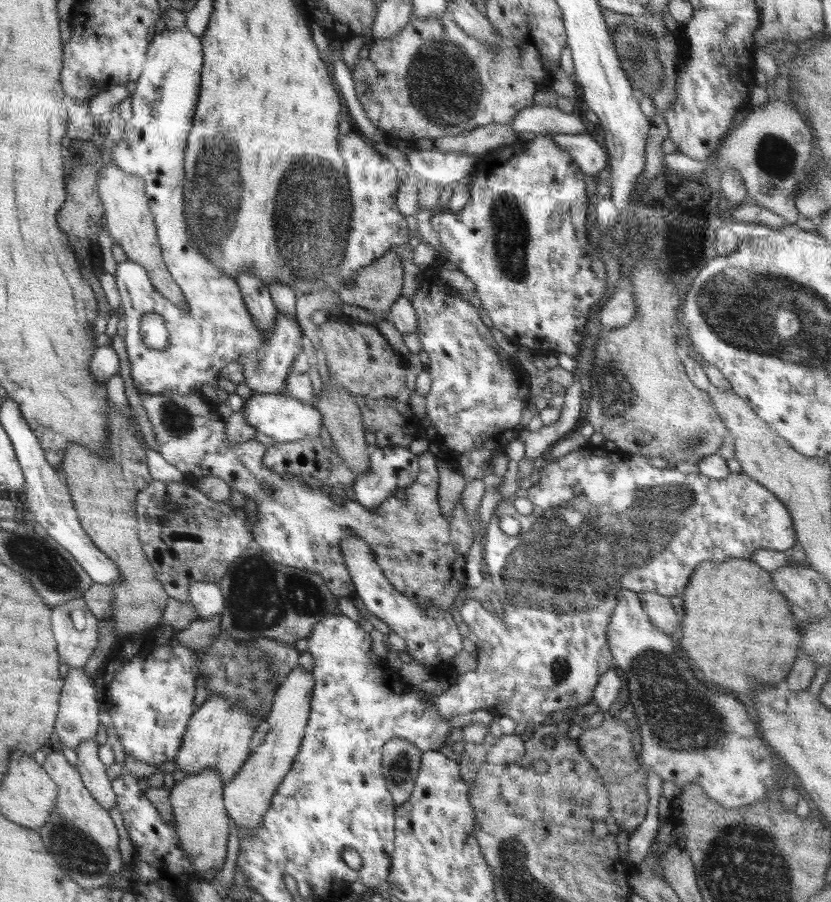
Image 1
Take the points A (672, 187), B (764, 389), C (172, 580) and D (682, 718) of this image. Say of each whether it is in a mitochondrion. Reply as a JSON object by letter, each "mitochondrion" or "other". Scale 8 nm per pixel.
{"A":"other","B":"other","C":"other","D":"mitochondrion"}

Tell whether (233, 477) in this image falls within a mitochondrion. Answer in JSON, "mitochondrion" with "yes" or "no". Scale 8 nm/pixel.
{"mitochondrion":"no"}

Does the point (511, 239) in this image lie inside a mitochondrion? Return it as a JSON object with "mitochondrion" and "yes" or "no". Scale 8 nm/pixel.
{"mitochondrion":"yes"}

